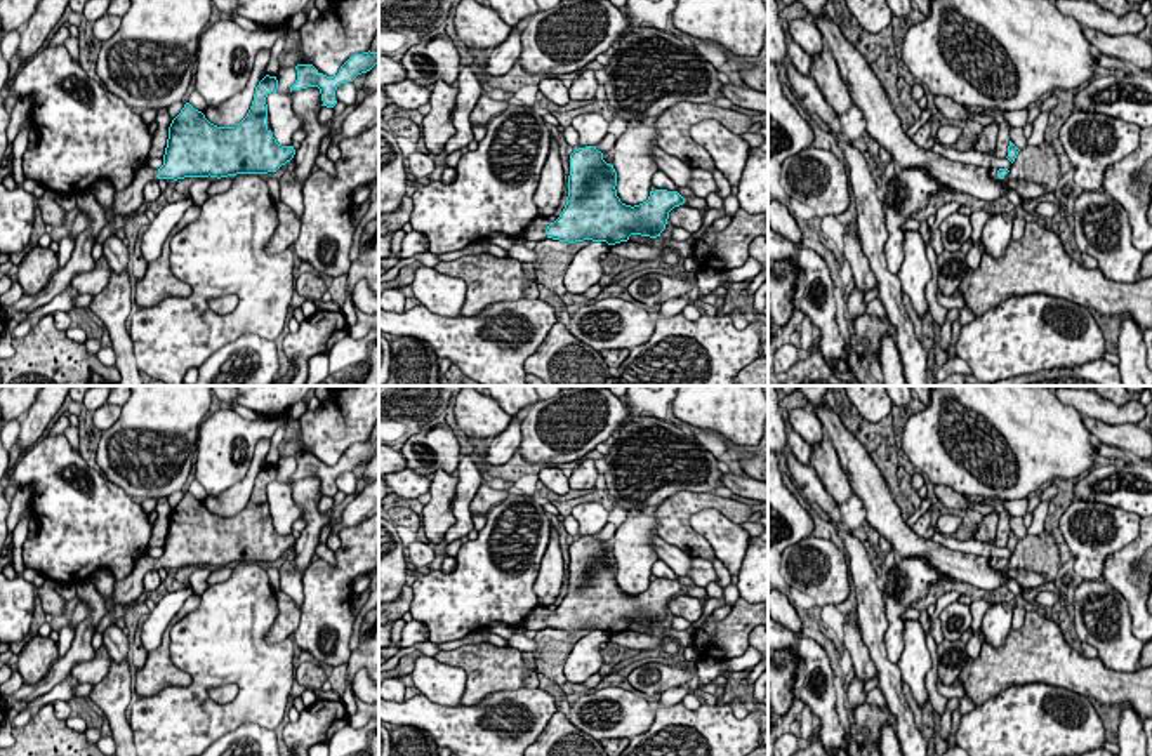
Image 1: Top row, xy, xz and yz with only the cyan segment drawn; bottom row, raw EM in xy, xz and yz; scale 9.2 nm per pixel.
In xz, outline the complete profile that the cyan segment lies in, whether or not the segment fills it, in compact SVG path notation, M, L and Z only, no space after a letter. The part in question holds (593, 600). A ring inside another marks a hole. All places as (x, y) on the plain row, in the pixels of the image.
M596 535L579 537L570 544L568 586L559 607L551 612L535 607L525 631L553 627L559 631L627 631L631 624L657 627L665 619L669 601L685 593L678 580L650 580L646 591L626 594L617 586L617 561L603 549Z

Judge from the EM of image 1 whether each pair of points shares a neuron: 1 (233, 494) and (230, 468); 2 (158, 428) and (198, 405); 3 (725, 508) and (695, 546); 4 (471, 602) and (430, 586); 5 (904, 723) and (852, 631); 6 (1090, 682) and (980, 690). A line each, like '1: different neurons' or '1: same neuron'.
1: different neurons
2: same neuron
3: same neuron
4: same neuron
5: different neurons
6: same neuron

